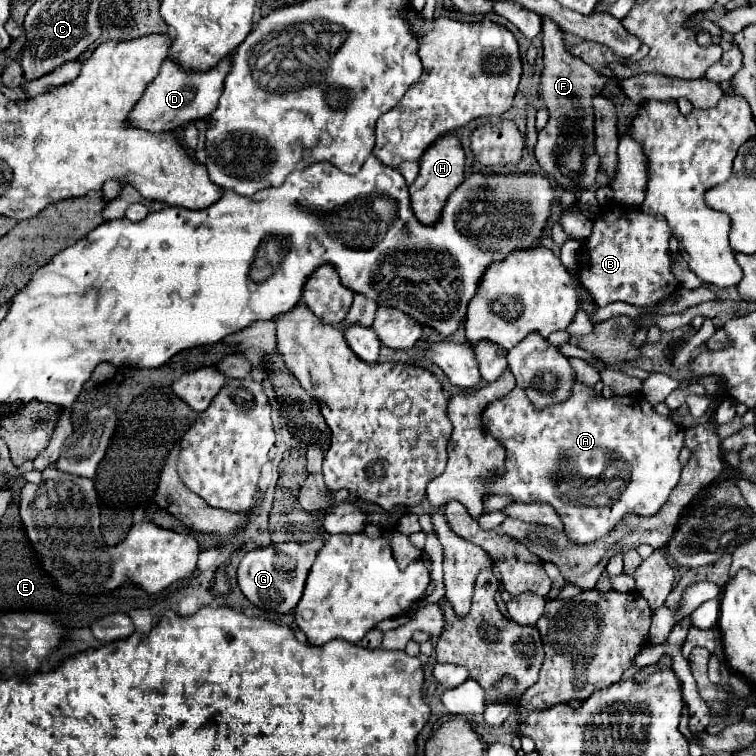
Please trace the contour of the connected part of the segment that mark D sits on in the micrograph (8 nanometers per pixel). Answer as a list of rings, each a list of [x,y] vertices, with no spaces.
[[[225,56],[217,66],[205,72],[185,70],[175,60],[167,58],[161,66],[159,76],[149,84],[143,98],[135,104],[129,122],[135,126],[143,126],[145,130],[159,132],[159,130],[175,130],[181,124],[209,116],[217,108],[223,90],[223,80],[229,74],[229,70],[231,70],[231,56]]]

